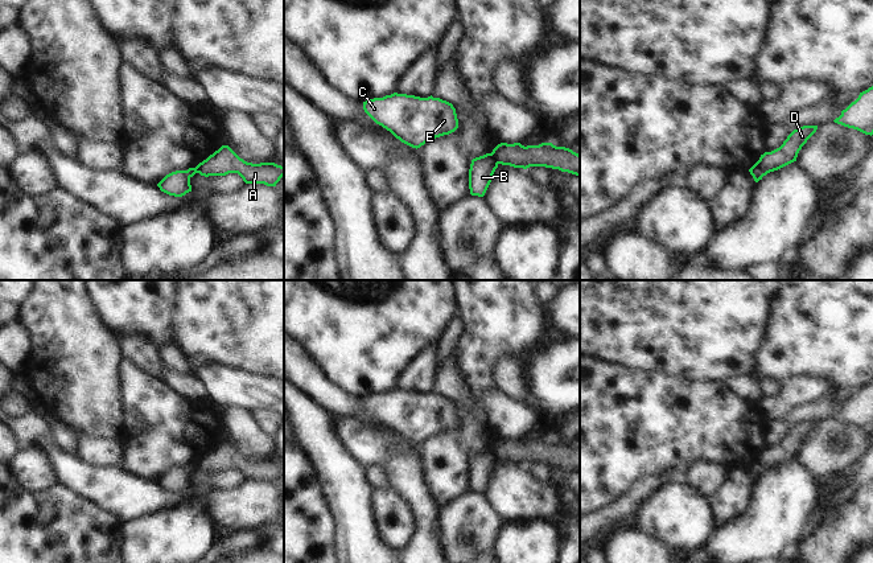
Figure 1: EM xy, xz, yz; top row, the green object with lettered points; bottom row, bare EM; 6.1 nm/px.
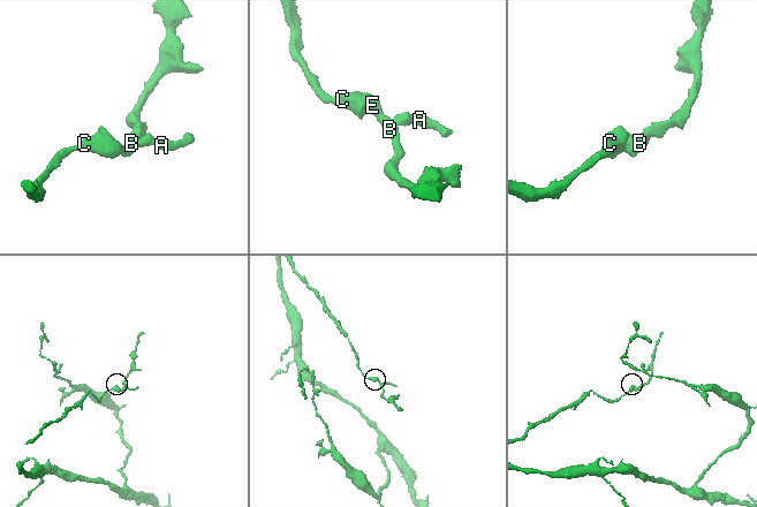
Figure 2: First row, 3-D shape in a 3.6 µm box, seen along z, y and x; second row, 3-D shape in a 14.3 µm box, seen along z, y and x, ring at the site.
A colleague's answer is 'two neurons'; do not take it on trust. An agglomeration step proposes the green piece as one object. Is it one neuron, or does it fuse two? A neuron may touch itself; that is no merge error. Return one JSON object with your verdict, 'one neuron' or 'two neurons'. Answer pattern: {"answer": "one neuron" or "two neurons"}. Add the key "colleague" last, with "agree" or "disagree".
{"answer": "two neurons", "colleague": "agree"}

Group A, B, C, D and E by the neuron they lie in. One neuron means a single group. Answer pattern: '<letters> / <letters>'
A / B C D E

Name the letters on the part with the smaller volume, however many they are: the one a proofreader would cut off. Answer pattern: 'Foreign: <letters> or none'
Foreign: A

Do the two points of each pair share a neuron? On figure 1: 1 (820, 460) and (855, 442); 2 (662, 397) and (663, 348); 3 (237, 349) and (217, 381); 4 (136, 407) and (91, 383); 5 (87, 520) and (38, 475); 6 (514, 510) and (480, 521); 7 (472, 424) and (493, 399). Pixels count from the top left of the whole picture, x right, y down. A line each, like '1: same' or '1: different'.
1: same
2: different
3: different
4: different
5: different
6: different
7: different

